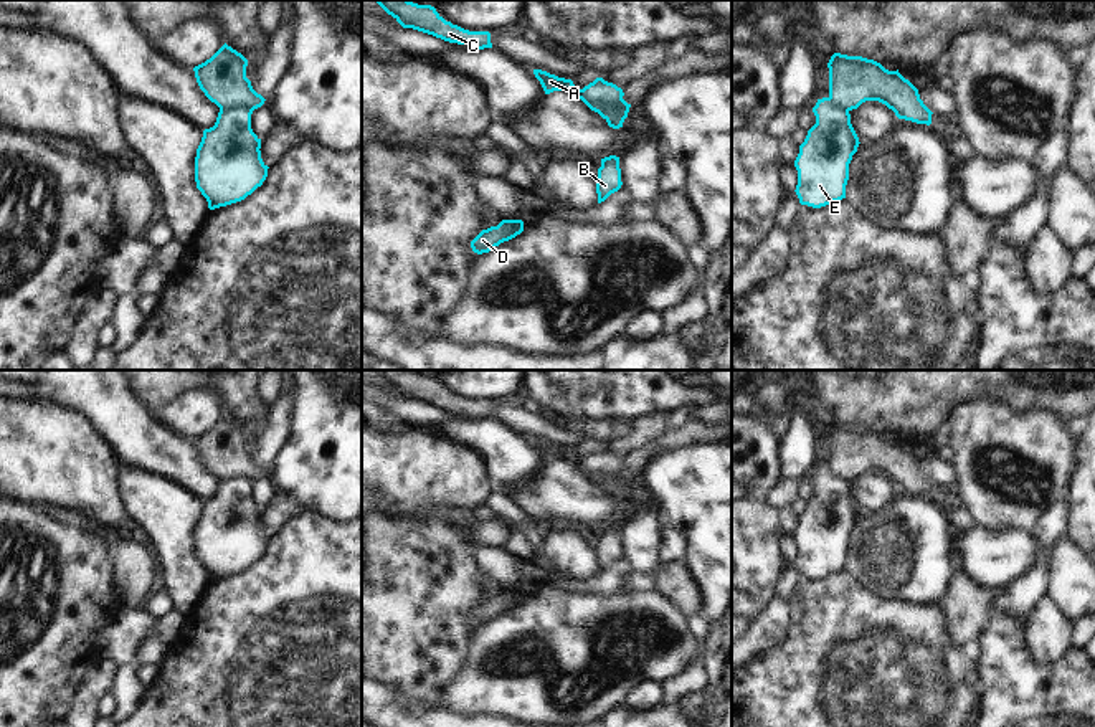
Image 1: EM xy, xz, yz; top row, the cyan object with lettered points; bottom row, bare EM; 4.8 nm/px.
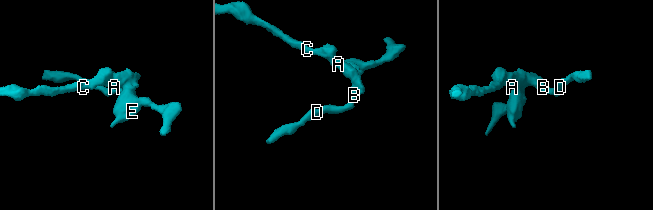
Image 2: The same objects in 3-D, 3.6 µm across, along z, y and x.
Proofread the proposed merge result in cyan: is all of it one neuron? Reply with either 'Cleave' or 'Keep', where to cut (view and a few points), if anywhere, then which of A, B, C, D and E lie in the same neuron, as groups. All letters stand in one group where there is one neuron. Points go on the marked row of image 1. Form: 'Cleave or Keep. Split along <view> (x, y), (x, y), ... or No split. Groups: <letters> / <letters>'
Cleave. Split along xz (580, 90), (583, 99), (598, 104), (618, 104), (623, 99). Groups: A B C D / E.

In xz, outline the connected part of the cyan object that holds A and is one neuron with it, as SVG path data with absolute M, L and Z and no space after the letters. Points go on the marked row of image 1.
M533 69L535 78L540 81L545 94L553 91L566 91L581 99L581 89L576 89L571 79L558 78L542 69Z

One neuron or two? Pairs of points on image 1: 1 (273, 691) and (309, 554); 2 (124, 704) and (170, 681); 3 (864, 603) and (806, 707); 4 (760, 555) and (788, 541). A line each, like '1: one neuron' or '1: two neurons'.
1: one neuron
2: two neurons
3: one neuron
4: two neurons

